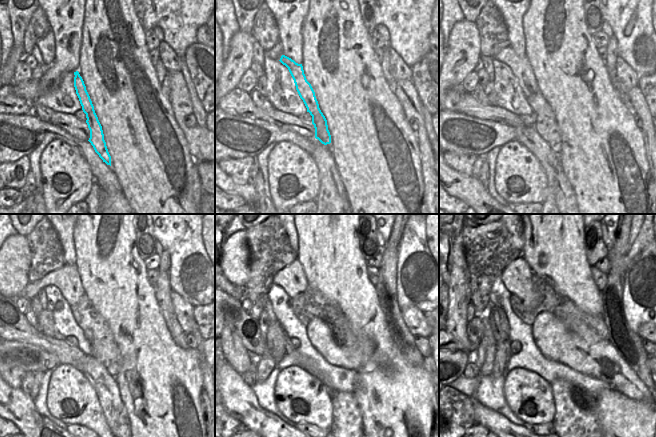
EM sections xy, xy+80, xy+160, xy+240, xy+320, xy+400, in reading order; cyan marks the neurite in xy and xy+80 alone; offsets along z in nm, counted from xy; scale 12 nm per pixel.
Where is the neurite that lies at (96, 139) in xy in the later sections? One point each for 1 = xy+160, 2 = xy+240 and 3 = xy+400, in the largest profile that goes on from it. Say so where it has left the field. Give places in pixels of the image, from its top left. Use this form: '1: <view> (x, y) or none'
1: xy+160 (520, 66)
2: xy+240 (67, 279)
3: xy+400 (517, 277)

